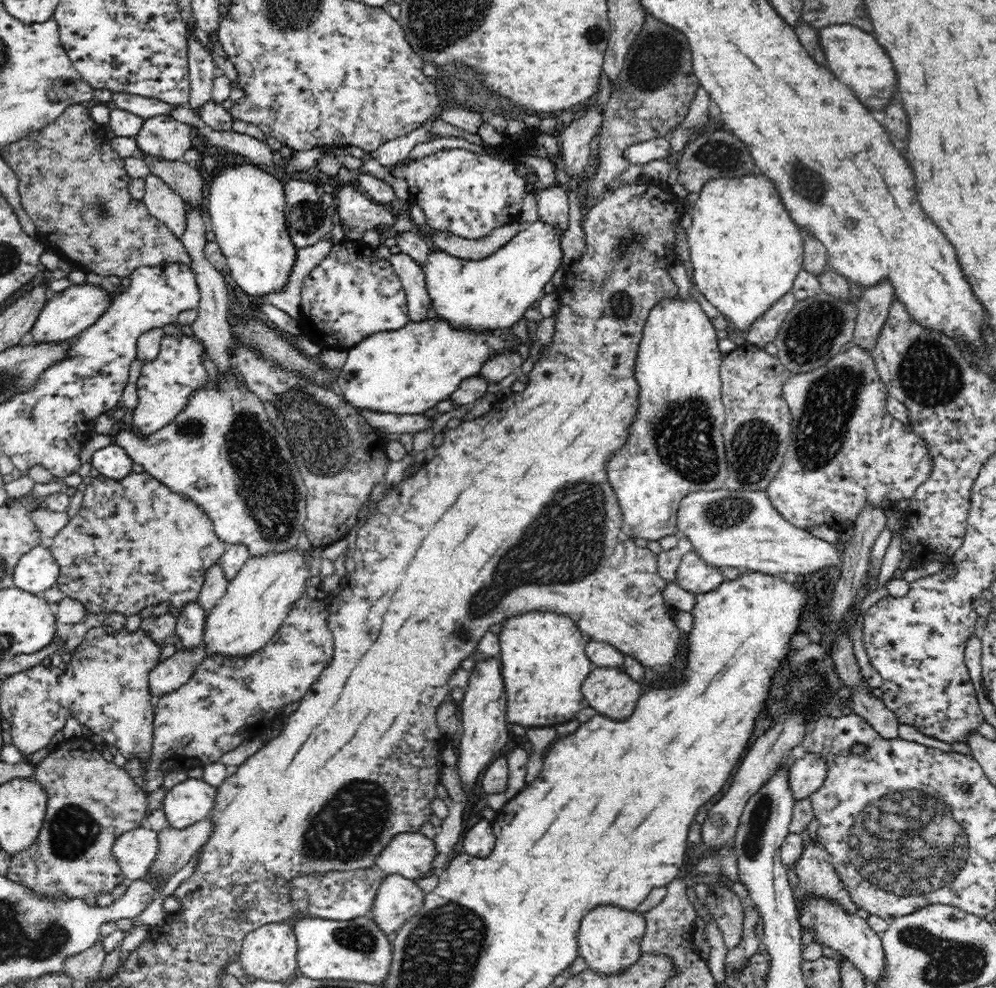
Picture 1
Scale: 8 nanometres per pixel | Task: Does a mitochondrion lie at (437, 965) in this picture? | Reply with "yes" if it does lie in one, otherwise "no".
yes

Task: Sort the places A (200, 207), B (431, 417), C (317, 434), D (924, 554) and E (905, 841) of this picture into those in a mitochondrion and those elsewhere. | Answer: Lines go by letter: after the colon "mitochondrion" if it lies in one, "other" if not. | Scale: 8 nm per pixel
A: other
B: other
C: mitochondrion
D: other
E: mitochondrion

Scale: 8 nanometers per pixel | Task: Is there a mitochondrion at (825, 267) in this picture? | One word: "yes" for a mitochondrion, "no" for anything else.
no

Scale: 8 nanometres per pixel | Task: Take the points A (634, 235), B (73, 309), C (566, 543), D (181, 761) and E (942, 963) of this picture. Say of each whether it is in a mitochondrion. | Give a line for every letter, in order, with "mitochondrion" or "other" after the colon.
A: mitochondrion
B: other
C: mitochondrion
D: other
E: mitochondrion

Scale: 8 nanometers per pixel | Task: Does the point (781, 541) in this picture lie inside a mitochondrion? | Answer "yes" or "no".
no

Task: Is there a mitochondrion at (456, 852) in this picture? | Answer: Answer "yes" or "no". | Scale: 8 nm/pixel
no

